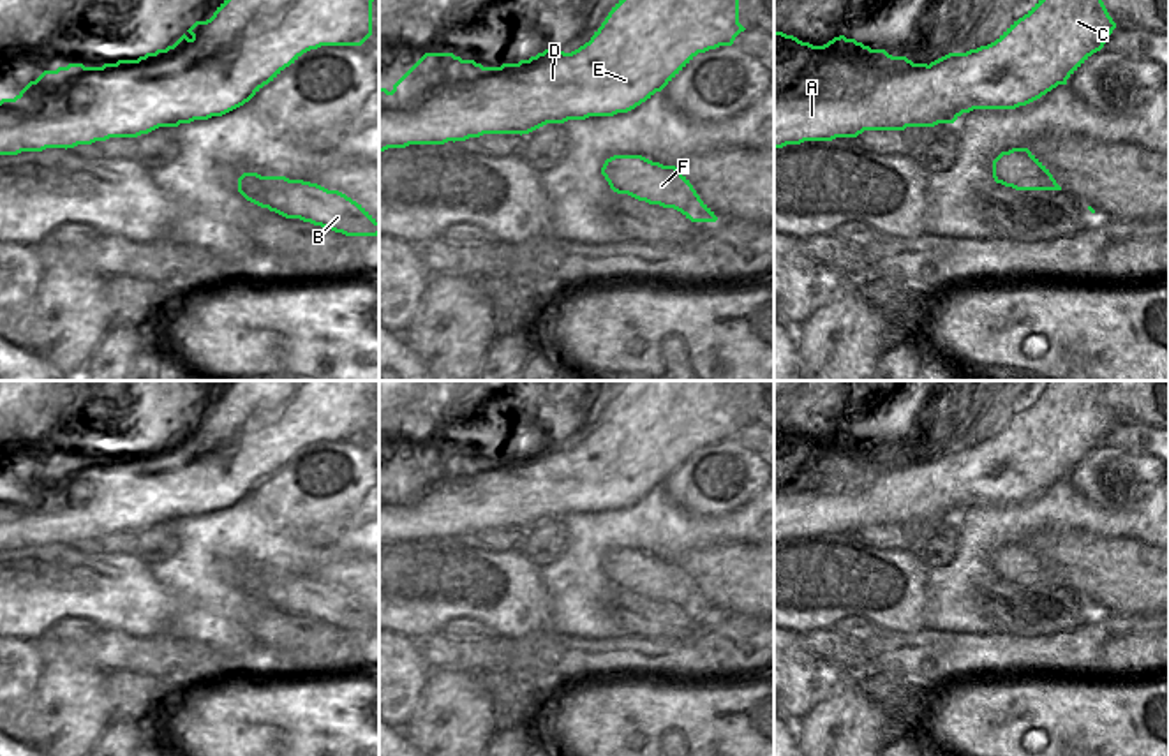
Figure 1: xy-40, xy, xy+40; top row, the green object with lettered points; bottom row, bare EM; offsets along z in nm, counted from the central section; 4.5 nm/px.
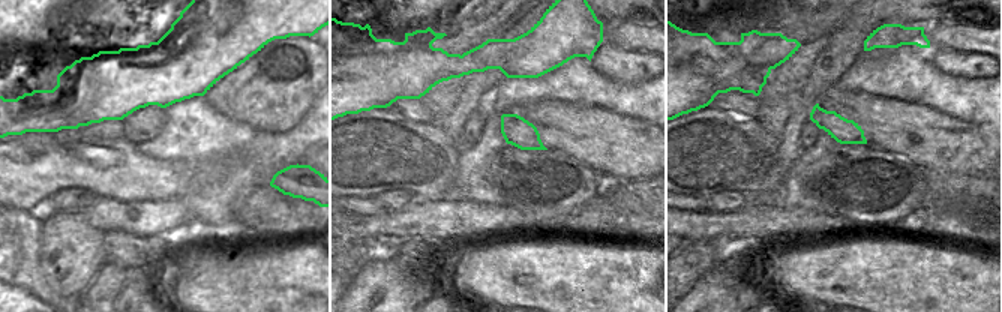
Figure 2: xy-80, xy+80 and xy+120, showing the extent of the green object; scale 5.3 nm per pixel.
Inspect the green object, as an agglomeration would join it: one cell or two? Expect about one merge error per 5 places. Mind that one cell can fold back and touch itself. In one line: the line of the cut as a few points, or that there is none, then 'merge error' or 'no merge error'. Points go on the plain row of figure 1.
cut in xy+40 along (928, 460), (834, 496), (811, 494), (796, 473), (774, 471); merge error

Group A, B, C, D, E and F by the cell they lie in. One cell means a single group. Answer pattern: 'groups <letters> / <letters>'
groups A C D E / B F

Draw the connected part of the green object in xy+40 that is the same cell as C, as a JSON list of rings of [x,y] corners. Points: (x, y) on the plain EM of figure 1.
[[[1049,381],[1046,389],[994,437],[966,448],[949,448],[931,456],[910,472],[889,472],[875,486],[846,490],[836,497],[811,493],[799,485],[797,472],[774,471],[774,545],[804,536],[832,536],[857,532],[864,525],[905,525],[906,522],[934,522],[954,518],[963,508],[973,504],[1016,504],[1026,500],[1067,474],[1097,446],[1100,446],[1116,423],[1109,411],[1102,386],[1106,381]]]

